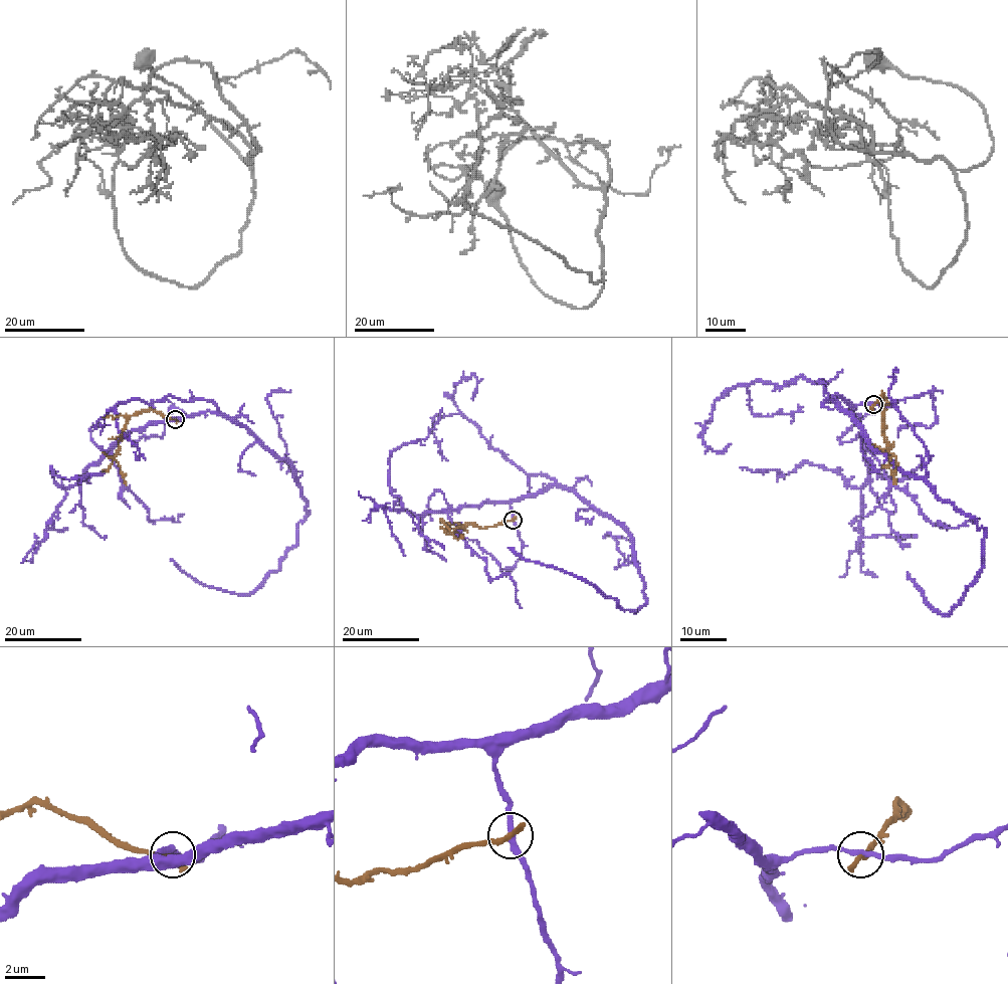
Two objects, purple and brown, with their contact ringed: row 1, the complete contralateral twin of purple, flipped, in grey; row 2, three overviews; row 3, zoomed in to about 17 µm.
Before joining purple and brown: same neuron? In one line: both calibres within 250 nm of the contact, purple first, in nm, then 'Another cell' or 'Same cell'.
Thickness 240 nm (purple) against 380 nm. Another cell

